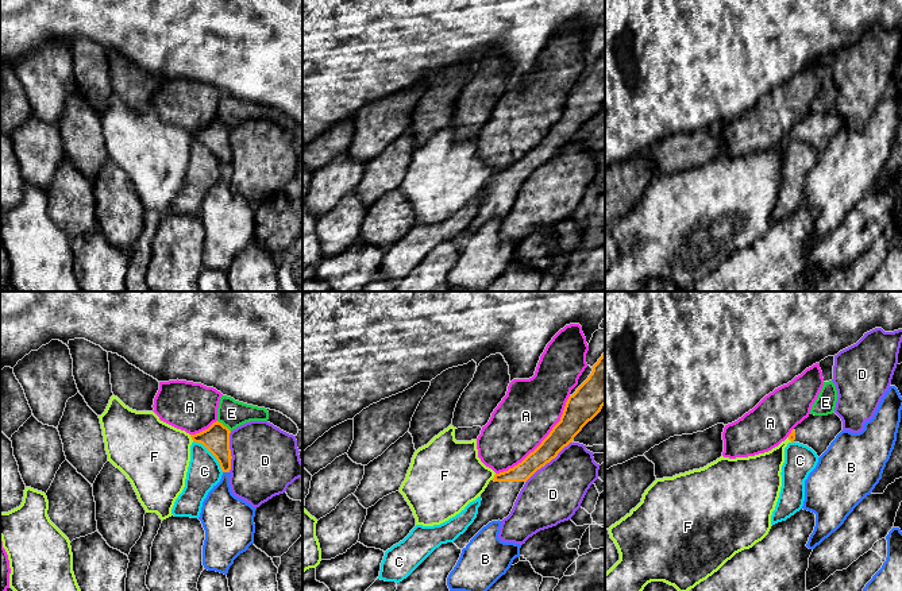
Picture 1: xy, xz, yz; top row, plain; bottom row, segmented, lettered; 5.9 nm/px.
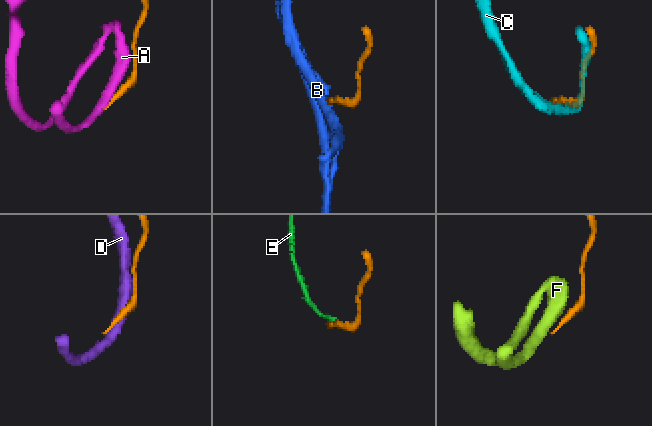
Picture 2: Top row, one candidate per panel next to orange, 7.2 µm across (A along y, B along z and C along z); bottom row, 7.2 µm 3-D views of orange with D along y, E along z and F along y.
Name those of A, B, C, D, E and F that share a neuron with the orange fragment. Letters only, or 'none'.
C

